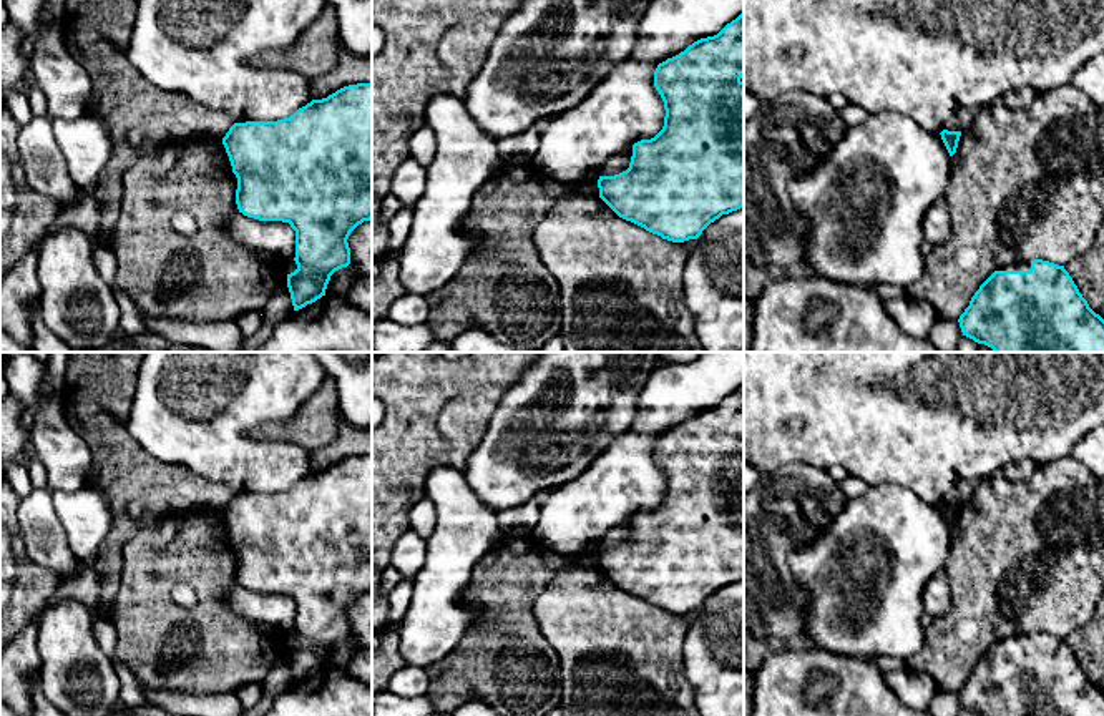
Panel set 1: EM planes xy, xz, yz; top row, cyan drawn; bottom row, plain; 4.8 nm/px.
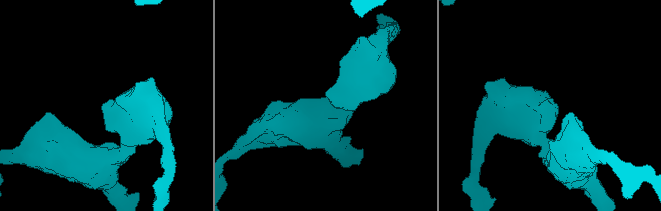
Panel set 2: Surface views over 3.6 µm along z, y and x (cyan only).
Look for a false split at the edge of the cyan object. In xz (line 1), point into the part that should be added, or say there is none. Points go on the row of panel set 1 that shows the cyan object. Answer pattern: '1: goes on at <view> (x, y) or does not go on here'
1: does not go on here

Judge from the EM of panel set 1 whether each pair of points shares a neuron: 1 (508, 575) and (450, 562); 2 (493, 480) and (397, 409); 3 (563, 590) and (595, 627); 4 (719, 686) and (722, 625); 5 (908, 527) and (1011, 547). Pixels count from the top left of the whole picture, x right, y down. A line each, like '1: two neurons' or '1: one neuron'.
1: two neurons
2: two neurons
3: one neuron
4: one neuron
5: two neurons

